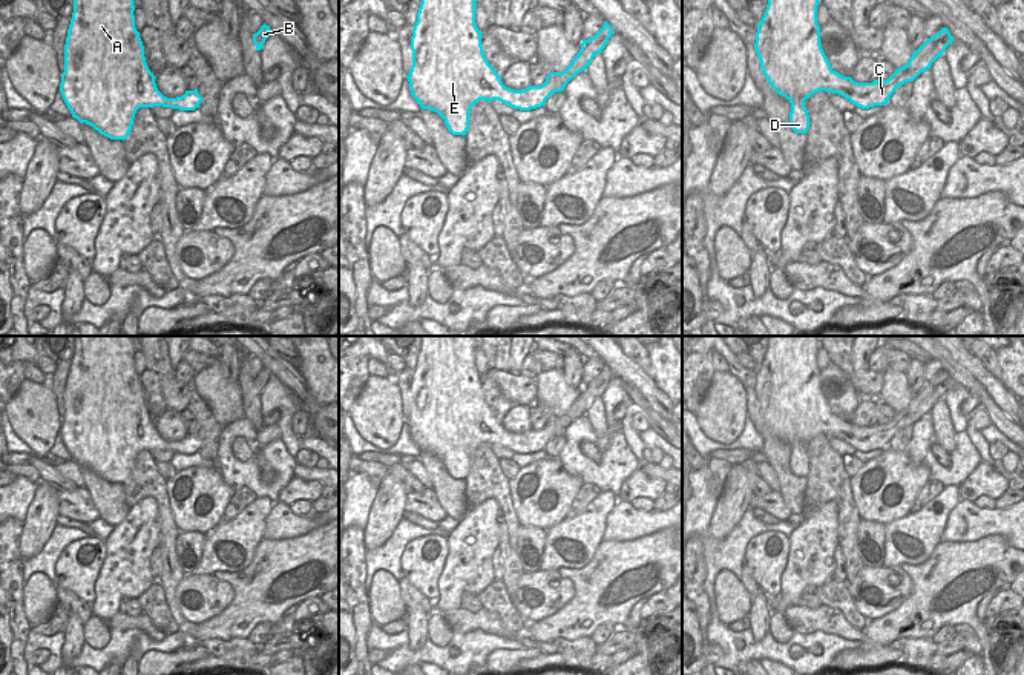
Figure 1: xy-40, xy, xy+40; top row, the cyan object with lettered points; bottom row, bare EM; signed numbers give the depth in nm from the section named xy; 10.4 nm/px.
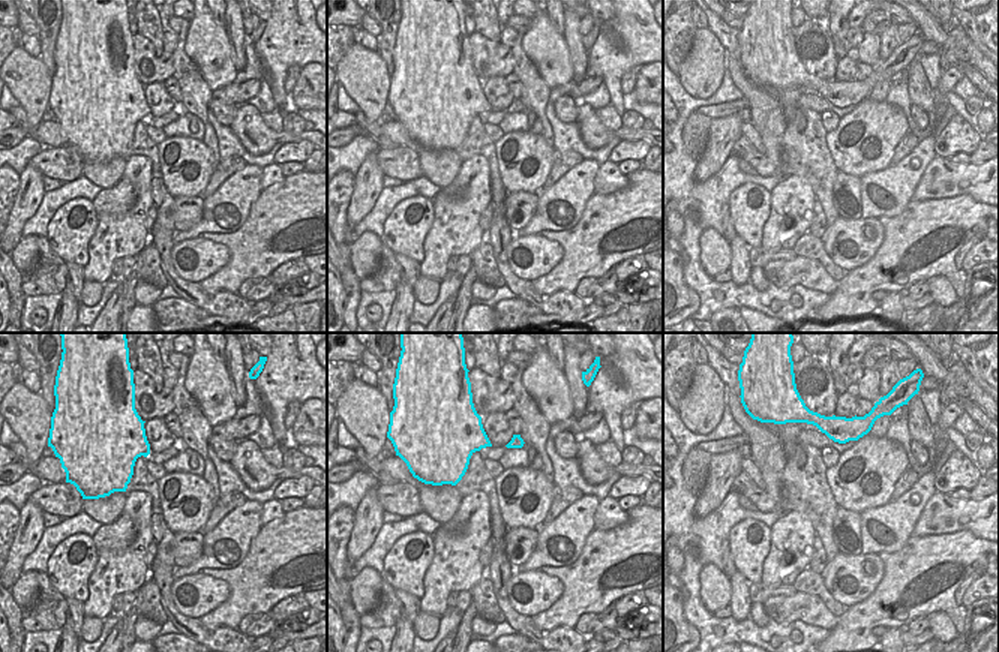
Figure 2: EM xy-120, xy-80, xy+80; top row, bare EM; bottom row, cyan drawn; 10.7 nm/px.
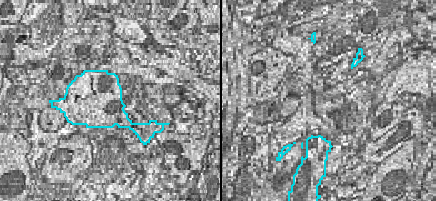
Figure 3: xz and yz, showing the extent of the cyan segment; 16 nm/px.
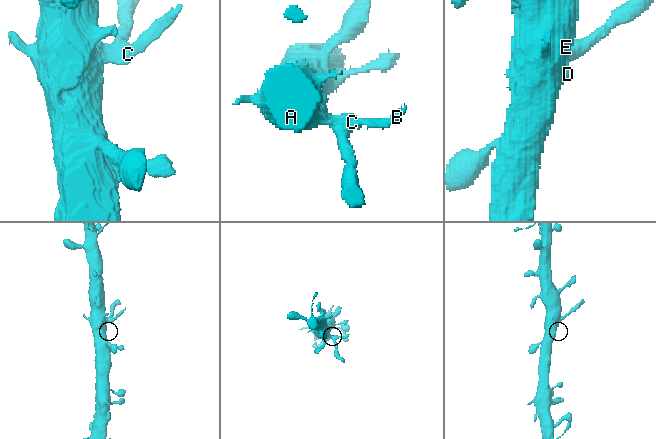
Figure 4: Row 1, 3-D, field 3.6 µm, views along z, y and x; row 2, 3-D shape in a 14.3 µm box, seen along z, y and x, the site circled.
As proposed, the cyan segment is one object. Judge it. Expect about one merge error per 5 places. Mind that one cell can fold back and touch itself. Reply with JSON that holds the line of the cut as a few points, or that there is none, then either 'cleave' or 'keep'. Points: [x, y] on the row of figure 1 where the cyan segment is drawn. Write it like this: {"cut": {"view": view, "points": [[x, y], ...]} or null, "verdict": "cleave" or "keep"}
{"cut": null, "verdict": "keep"}

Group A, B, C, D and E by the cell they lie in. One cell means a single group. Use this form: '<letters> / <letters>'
A B C D E

